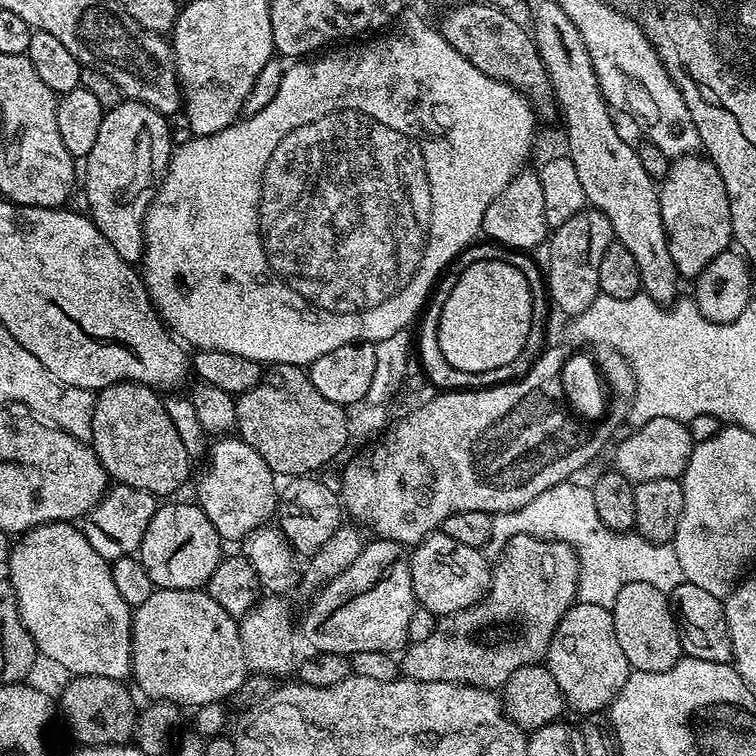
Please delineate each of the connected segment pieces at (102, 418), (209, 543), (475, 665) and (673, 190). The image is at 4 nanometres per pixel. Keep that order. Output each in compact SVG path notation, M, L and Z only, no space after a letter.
M111 384L96 392L90 446L116 484L146 490L157 498L168 498L171 492L178 491L188 480L190 461L186 446L182 446L182 438L178 438L178 430L174 430L174 422L170 422L170 414L166 414L166 406L157 389L147 388L144 384Z
M172 502L161 503L154 518L150 518L150 526L146 526L146 534L140 543L138 559L142 566L146 566L146 574L150 574L156 588L203 589L221 562L221 538L199 503L168 503Z
M526 534L510 538L492 568L492 585L486 595L466 610L439 617L430 638L409 643L404 657L401 655L398 660L400 676L405 680L418 682L450 682L489 690L503 689L514 670L524 664L541 663L547 657L550 638L558 622L576 600L577 576L576 552L569 544L563 544L561 540L540 540L536 536Z
M689 154L675 157L669 163L668 172L663 180L659 181L658 191L660 194L660 213L664 223L664 232L668 235L670 254L674 258L676 271L684 278L695 278L700 271L711 262L718 254L729 251L733 243L732 235L732 211L726 194L726 186L722 182L722 174L704 154Z

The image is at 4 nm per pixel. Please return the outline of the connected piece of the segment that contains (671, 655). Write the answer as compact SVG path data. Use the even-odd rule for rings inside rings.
M630 582L618 590L618 598L610 611L614 634L618 634L618 646L622 646L622 654L626 654L629 669L665 672L680 661L680 628L676 625L669 593L658 590L658 586L650 586L650 582Z

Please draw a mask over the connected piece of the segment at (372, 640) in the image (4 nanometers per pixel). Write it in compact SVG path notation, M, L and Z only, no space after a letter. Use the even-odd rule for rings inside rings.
M396 564L396 568L392 568L392 580L384 580L384 584L376 588L376 592L368 592L368 596L360 596L360 600L356 600L356 604L348 604L344 612L336 612L336 616L332 616L332 620L328 620L328 624L320 628L320 636L316 636L316 641L311 647L317 653L351 654L362 650L395 653L396 640L404 642L408 639L405 623L416 607L416 596L412 592L408 564Z

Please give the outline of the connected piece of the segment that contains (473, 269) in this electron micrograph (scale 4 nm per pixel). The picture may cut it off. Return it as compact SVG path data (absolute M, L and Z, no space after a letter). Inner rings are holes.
M501 260L474 262L458 278L454 290L450 290L450 298L442 306L440 325L438 326L438 346L442 346L442 354L450 366L467 372L485 372L498 370L518 354L528 341L532 325L532 303L530 302L531 288L526 278L514 265Z

